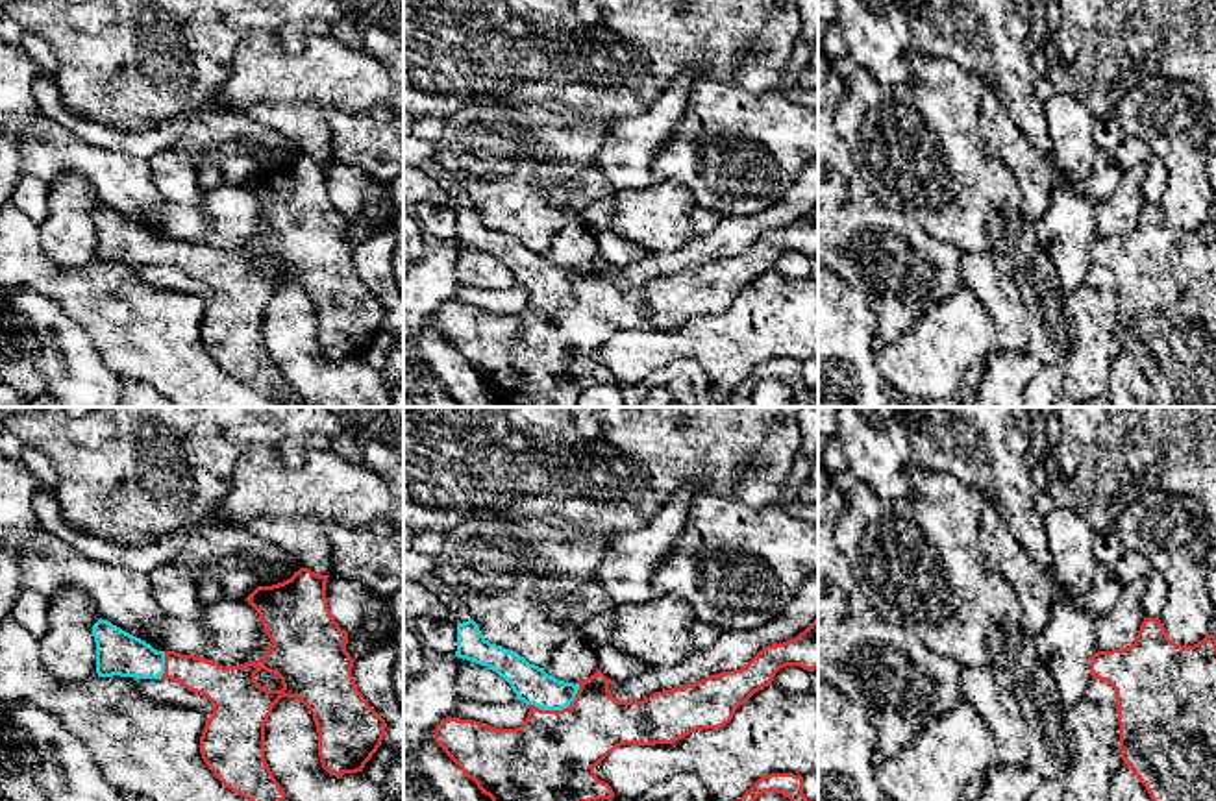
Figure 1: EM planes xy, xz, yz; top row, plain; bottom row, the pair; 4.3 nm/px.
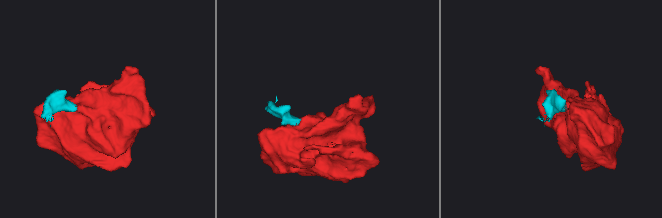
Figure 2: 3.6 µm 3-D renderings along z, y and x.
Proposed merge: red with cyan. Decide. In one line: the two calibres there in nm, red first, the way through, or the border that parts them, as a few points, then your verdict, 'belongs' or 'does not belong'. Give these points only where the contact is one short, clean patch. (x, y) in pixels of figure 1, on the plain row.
420/160 nm | across xz (545, 352), (558, 330), (558, 296), (532, 271) | belongs

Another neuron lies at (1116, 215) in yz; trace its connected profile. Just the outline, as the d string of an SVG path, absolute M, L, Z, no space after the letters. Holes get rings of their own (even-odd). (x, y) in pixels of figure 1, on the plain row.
M1138 165L1125 170L1116 192L1098 202L1096 207L1096 235L1112 237L1125 235L1135 229L1135 224L1144 207L1142 183L1146 166Z

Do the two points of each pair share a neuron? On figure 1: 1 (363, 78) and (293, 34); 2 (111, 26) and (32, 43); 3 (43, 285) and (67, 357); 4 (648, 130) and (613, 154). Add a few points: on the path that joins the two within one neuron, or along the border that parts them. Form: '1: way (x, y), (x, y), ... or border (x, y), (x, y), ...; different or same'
1: border (330, 34), (311, 37), (297, 54), (278, 36); different
2: border (24, 30), (50, 47), (58, 60), (54, 76); different
3: border (19, 285), (30, 285), (50, 298), (80, 326); different
4: way (639, 137), (622, 154); same

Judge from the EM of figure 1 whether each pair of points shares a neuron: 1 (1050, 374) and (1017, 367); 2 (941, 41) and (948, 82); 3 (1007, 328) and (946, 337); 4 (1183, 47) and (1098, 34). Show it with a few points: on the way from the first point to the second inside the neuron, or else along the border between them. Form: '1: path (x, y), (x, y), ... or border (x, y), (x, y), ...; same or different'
1: border (1042, 367), (1026, 387); different
2: border (915, 52), (948, 58), (980, 78); different
3: border (974, 293), (991, 313), (998, 346); different
4: path (1163, 34), (1118, 34); same

